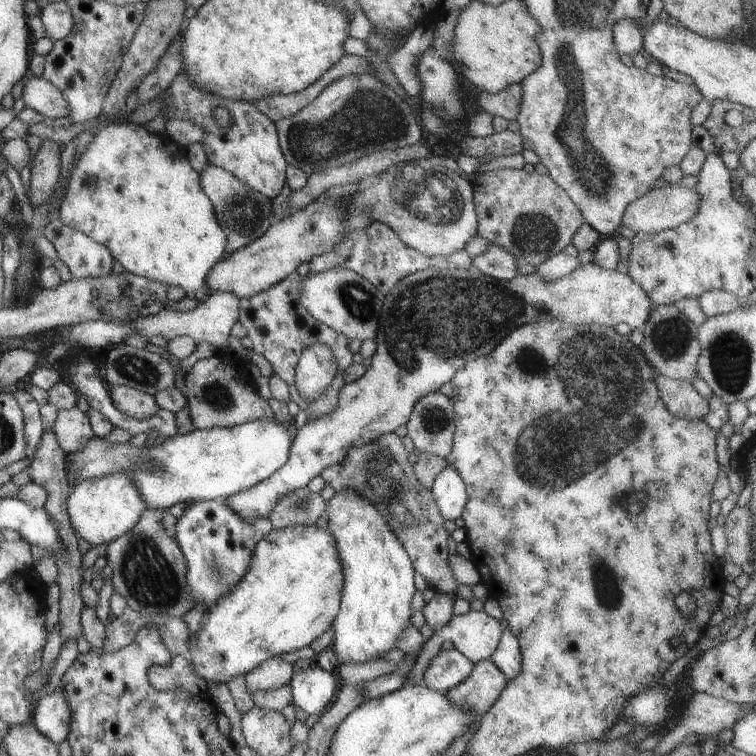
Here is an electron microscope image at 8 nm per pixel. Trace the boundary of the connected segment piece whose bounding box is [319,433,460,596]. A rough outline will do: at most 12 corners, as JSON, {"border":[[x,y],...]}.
{"border":[[382,434],[320,476],[384,514],[415,572],[456,596],[444,518],[402,438]]}

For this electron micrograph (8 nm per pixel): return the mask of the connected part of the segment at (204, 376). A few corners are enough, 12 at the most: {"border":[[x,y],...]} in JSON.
{"border":[[230,351],[185,374],[196,429],[275,417]]}

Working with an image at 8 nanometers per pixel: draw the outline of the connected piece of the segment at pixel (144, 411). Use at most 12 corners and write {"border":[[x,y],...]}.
{"border":[[118,385],[114,406],[126,416],[144,420],[158,412],[154,395]]}

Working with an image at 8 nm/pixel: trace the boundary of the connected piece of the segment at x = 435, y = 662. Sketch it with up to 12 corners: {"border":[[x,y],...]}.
{"border":[[440,649],[424,671],[425,686],[445,693],[474,665],[459,650]]}

